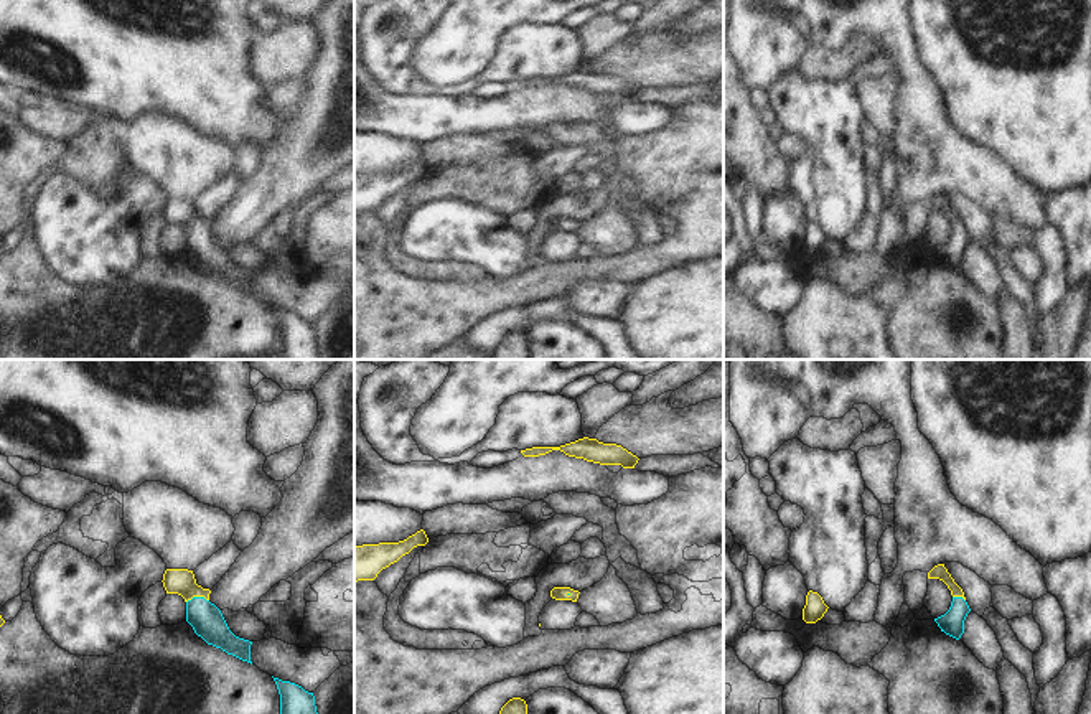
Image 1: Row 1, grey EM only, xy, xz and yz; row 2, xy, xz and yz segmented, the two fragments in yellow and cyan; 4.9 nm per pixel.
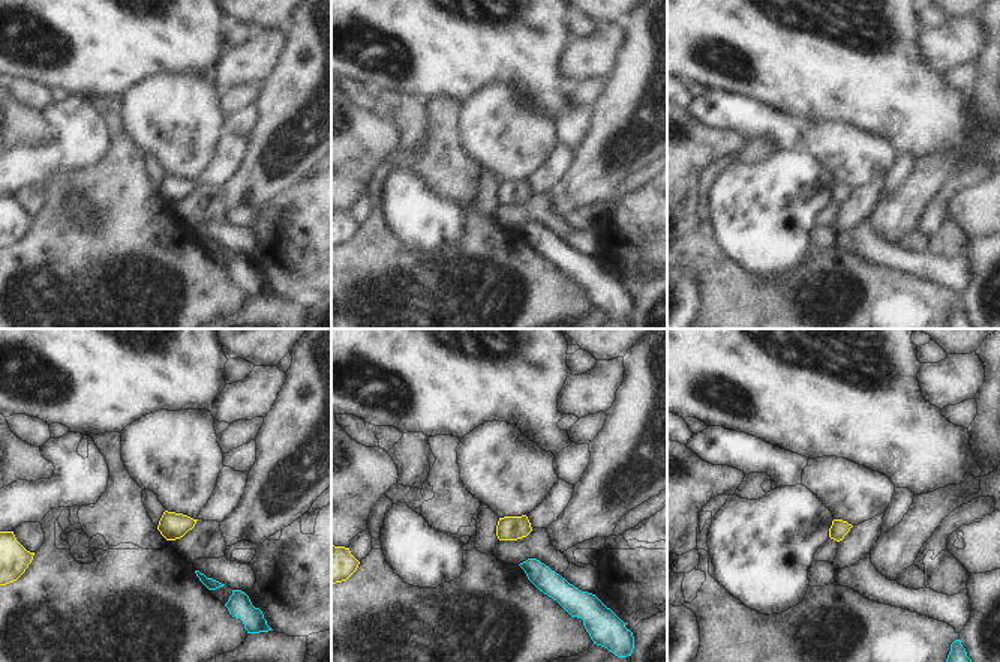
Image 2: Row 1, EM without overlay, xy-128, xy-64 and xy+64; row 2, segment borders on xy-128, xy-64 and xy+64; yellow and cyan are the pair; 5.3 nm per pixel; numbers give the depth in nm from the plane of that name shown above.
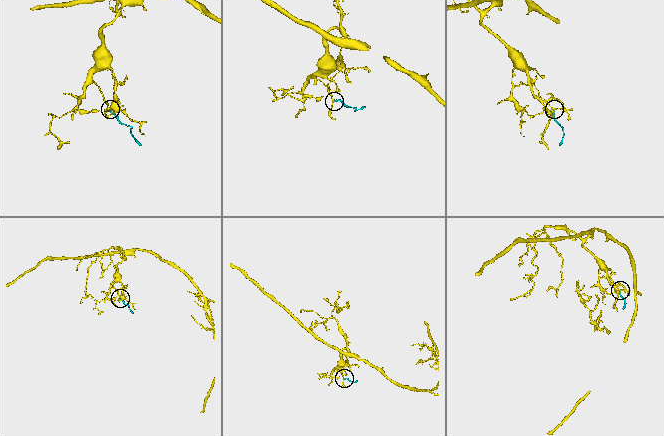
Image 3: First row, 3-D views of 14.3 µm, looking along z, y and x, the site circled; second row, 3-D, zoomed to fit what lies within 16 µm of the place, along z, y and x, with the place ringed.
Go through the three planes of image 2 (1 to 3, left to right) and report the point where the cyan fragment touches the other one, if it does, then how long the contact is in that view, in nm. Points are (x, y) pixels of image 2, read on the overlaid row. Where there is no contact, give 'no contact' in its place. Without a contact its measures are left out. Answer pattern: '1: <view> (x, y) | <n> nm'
1: no contact
2: no contact
3: no contact

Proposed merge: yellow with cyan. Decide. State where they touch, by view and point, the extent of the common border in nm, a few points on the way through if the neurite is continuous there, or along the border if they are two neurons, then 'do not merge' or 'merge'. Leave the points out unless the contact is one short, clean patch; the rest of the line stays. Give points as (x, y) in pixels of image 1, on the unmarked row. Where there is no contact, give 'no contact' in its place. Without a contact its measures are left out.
contact xy (196, 226); length 110 nm; way xy (175, 211), (180, 211), (196, 226), (198, 239), (205, 248); merge

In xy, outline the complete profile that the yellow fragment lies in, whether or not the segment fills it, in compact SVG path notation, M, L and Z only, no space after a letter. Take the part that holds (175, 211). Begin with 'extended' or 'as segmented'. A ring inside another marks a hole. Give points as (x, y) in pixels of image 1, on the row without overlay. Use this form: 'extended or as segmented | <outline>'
extended | M166 200L162 213L166 224L178 224L185 229L186 252L198 267L208 275L252 295L252 272L239 269L229 261L221 241L209 233L211 221L196 214L193 201Z

